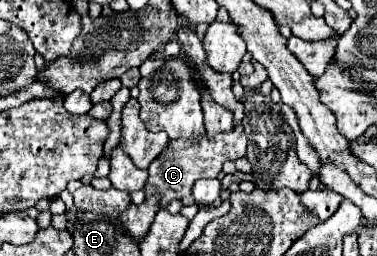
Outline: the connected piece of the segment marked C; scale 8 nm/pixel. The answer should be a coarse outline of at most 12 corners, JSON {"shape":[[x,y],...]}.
{"shape":[[242,125],[232,133],[172,139],[144,187],[172,199],[198,179],[216,179],[224,161],[246,155]]}

